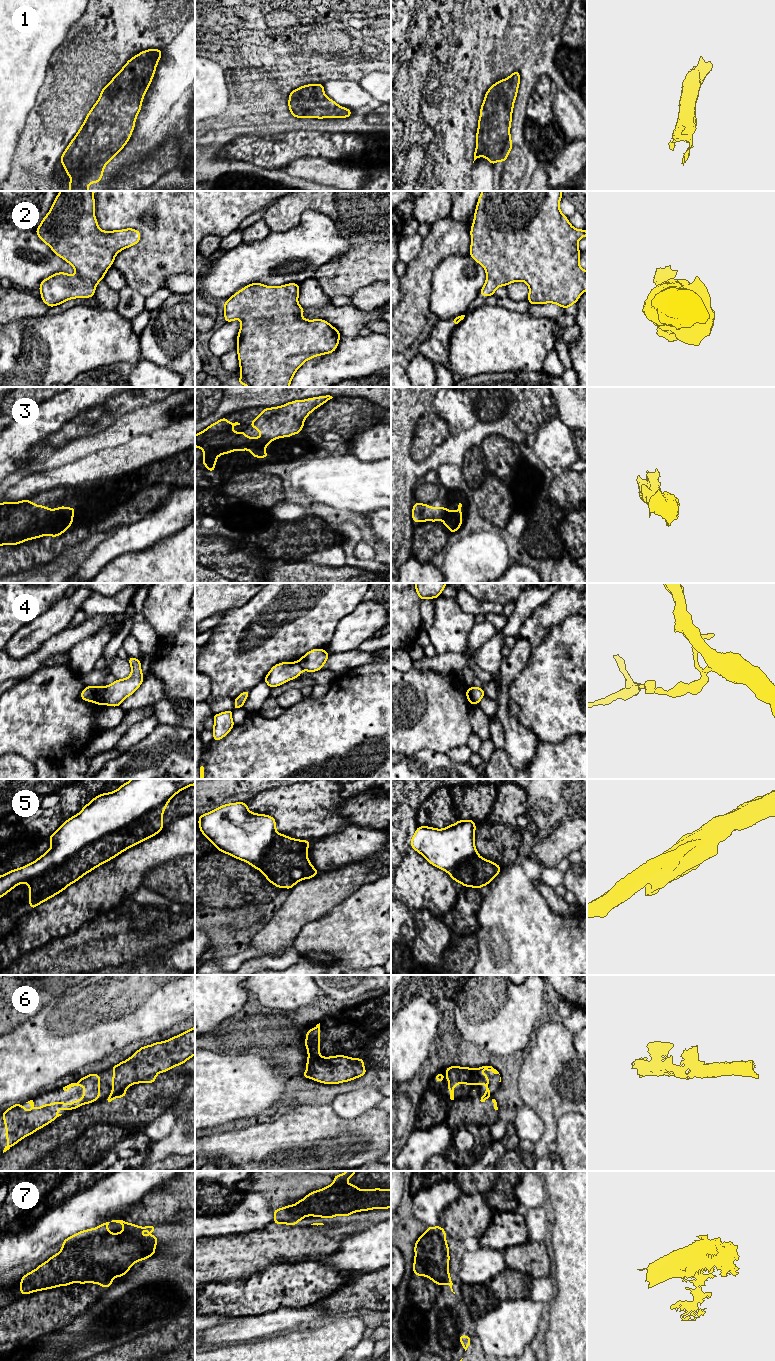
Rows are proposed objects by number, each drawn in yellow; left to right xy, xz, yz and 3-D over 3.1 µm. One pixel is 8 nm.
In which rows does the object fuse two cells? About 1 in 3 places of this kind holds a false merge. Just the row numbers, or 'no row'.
4, 5

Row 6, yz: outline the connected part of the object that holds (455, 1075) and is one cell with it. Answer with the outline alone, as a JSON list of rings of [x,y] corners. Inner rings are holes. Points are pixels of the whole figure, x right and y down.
[[[450,1066],[444,1069],[447,1073],[447,1080],[449,1084],[446,1086],[450,1090],[450,1099],[454,1100],[454,1087],[456,1084],[467,1084],[467,1085],[478,1085],[484,1084],[486,1086],[486,1091],[481,1097],[481,1102],[485,1102],[486,1099],[491,1097],[491,1090],[489,1088],[489,1077],[482,1074],[481,1070],[488,1070],[494,1074],[499,1074],[499,1072],[492,1066],[482,1066],[479,1068],[468,1068],[459,1066]],[[499,1074],[500,1075],[500,1074]]]

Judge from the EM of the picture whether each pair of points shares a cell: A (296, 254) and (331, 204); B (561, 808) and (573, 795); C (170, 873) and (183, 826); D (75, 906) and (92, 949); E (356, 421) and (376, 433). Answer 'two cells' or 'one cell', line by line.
A: two cells
B: one cell
C: two cells
D: two cells
E: two cells

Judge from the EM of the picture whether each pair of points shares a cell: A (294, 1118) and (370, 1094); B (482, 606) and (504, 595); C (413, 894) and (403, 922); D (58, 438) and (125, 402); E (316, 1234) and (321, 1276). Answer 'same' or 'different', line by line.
A: different
B: different
C: different
D: same
E: different

